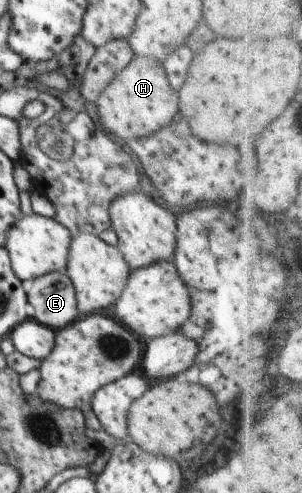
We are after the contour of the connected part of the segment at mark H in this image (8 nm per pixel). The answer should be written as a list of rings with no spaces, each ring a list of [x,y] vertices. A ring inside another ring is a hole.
[[[134,54],[130,65],[110,81],[96,103],[100,123],[114,139],[124,145],[129,138],[142,139],[156,133],[158,129],[168,127],[178,111],[179,92],[172,89],[162,65],[154,58]]]

